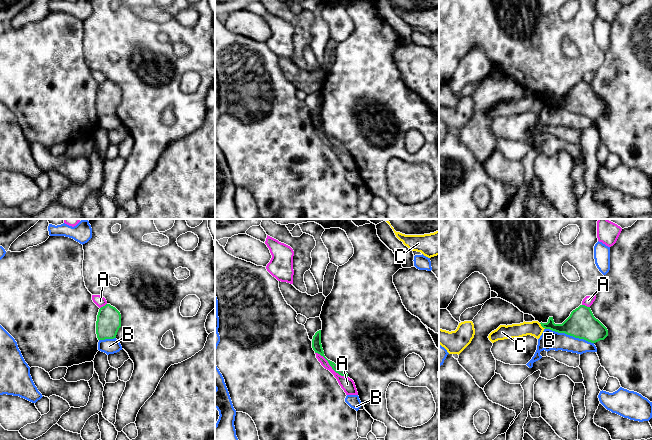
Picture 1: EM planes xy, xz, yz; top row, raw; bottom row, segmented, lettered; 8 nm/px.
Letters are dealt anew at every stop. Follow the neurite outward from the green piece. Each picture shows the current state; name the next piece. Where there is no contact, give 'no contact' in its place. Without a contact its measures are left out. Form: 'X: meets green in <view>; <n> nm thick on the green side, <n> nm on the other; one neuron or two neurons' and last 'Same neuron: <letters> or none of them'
A: meets green in xz; 80 nm thick on the green side, 110 nm on the other; two neurons
B: meets green in yz; 240 nm thick on the green side, 160 nm on the other; two neurons
C: meets green in yz; 160 nm thick on the green side, 120 nm on the other; two neurons
Same neuron: none of them

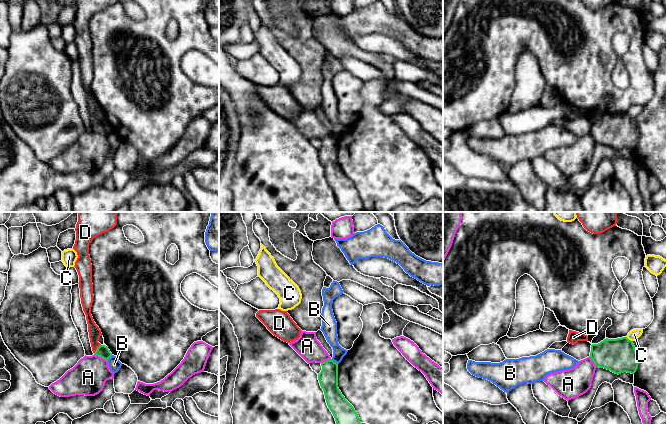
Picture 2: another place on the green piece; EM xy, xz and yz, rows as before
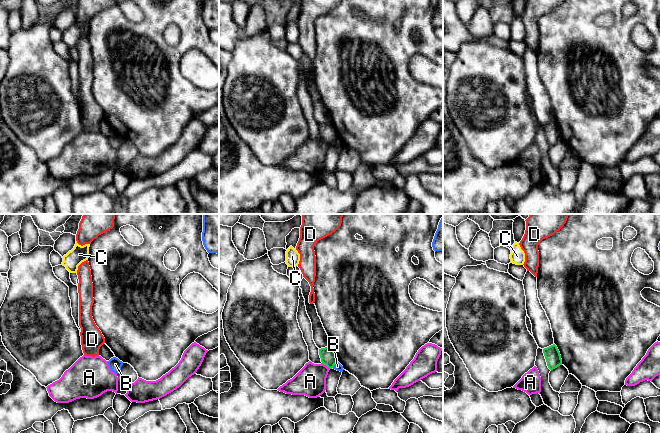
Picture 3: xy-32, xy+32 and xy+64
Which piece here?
A: meets green in xy; 100 nm thick on the green side, 280 nm on the other; two neurons
B: meets green in xz; 160 nm thick on the green side, 110 nm on the other; two neurons
C: meets green in yz; 280 nm thick on the green side, 90 nm on the other; two neurons
D: meets green in xy; 100 nm thick on the green side, 100 nm on the other; one neuron
Same neuron: D

